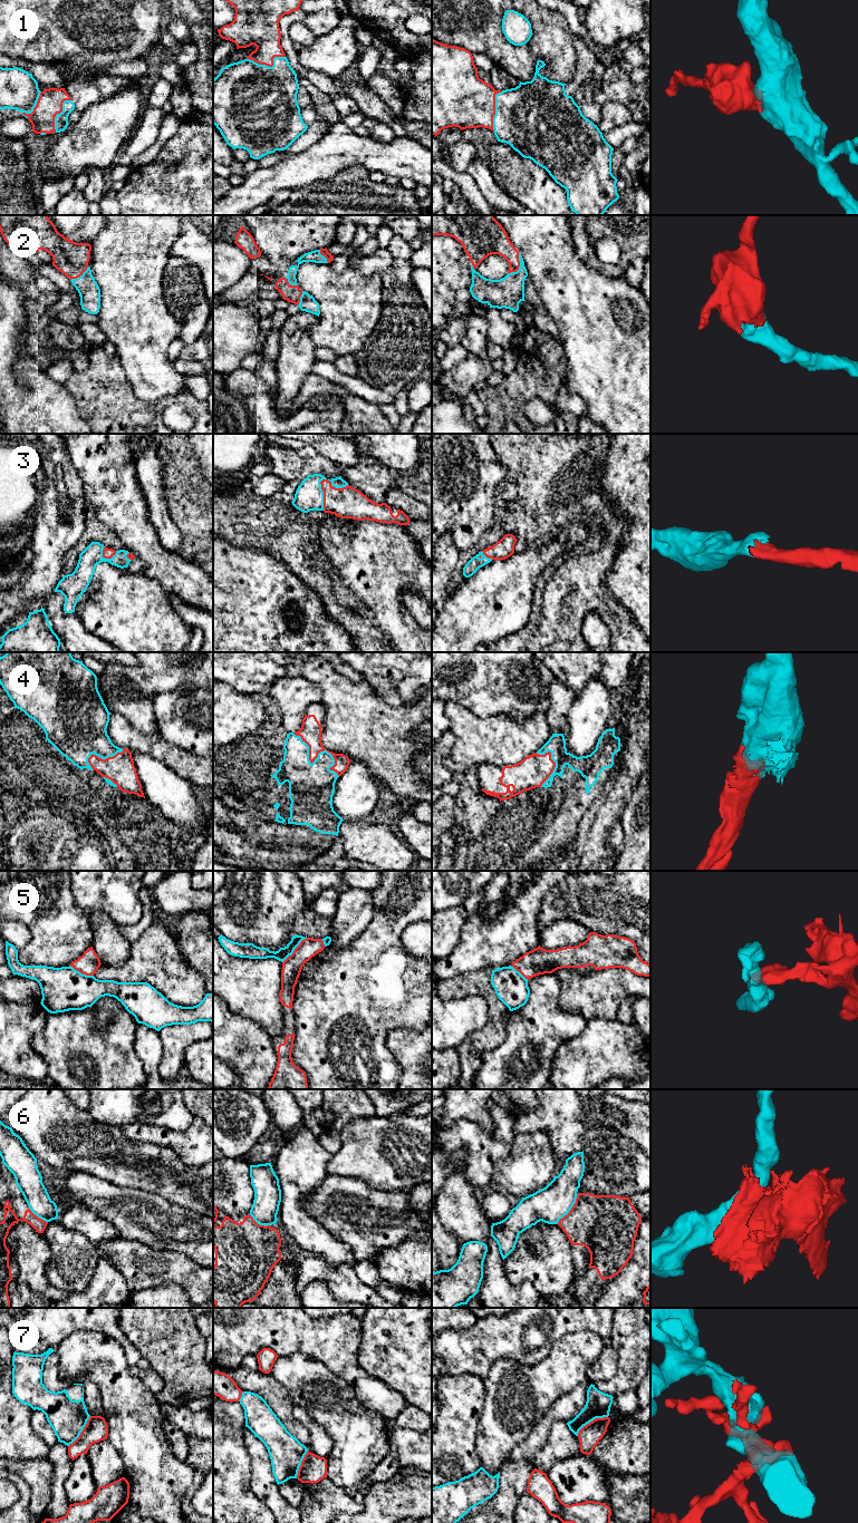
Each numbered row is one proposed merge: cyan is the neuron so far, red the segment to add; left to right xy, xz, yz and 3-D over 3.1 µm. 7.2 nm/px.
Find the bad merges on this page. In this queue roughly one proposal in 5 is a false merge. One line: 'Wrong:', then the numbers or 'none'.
Wrong: 5, 6, 7

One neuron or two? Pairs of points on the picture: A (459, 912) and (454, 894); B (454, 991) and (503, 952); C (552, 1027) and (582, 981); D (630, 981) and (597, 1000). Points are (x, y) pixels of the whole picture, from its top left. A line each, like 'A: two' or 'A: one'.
A: two
B: two
C: two
D: one

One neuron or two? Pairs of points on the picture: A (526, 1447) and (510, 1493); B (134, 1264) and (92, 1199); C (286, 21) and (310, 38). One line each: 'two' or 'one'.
A: one
B: two
C: two

